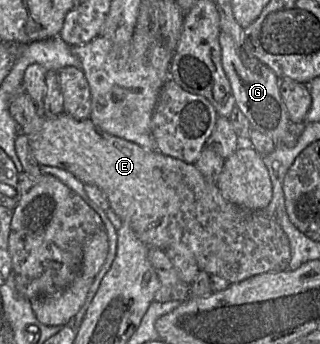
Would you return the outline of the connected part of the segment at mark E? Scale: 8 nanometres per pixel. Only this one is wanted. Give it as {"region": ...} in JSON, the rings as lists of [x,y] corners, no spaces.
{"region":[[[66,113],[58,116],[46,116],[42,129],[35,135],[27,135],[30,139],[30,146],[34,160],[40,166],[51,166],[65,170],[75,176],[82,183],[99,188],[109,201],[110,208],[127,224],[136,236],[148,247],[165,250],[173,246],[185,246],[193,255],[193,258],[201,271],[209,275],[216,275],[229,281],[231,284],[241,282],[250,277],[276,271],[289,269],[291,259],[291,248],[289,239],[282,230],[276,217],[265,209],[249,210],[228,201],[215,183],[206,181],[200,171],[193,164],[165,156],[156,150],[146,150],[139,145],[105,133],[94,125],[91,120],[76,120]]]}

